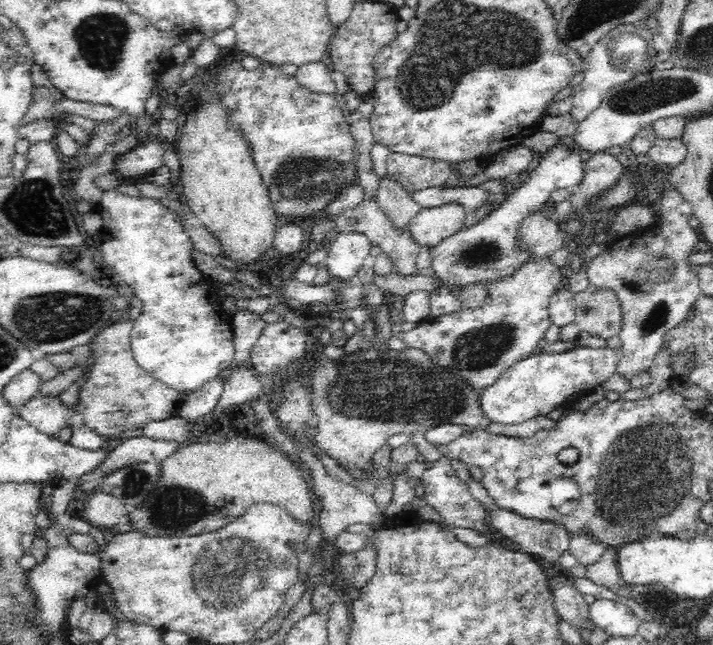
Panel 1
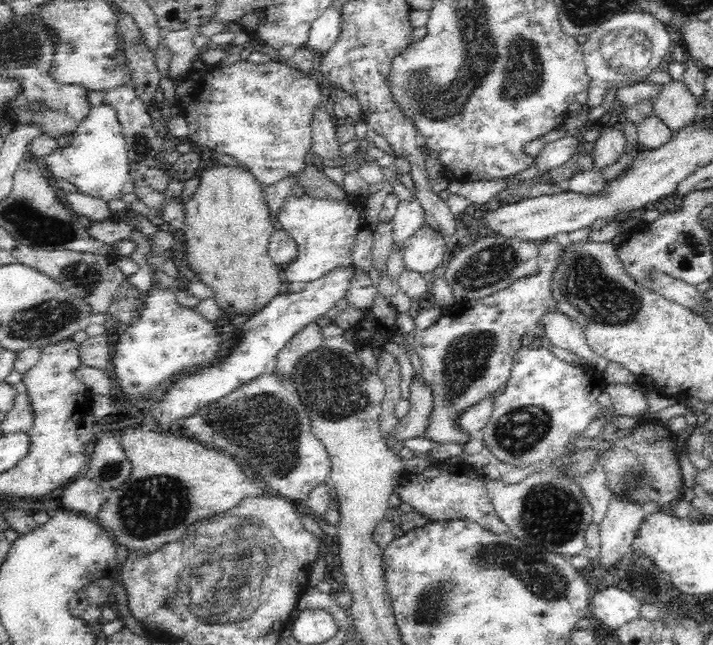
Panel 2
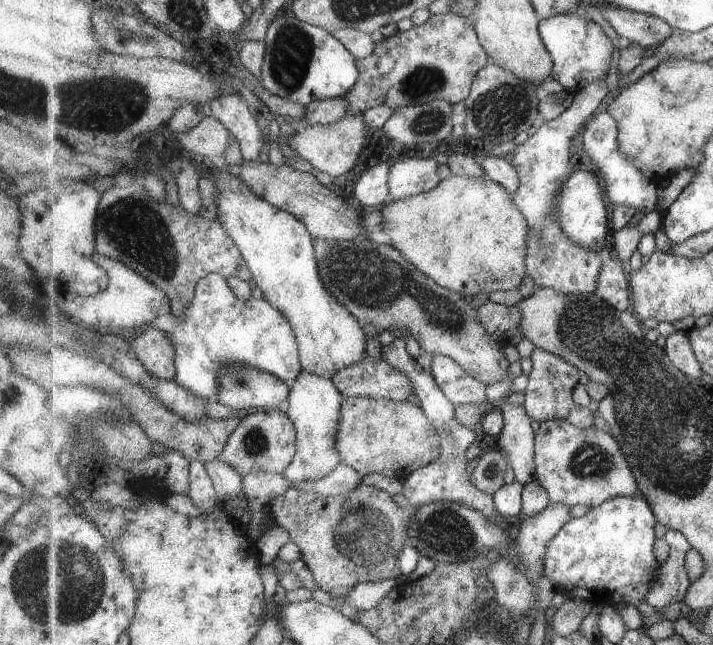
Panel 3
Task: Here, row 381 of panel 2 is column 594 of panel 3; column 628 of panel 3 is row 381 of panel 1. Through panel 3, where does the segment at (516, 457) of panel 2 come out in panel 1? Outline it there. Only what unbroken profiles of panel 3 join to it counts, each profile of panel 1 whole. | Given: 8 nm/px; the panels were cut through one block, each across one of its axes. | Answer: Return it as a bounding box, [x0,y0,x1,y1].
[479,347,622,426]

